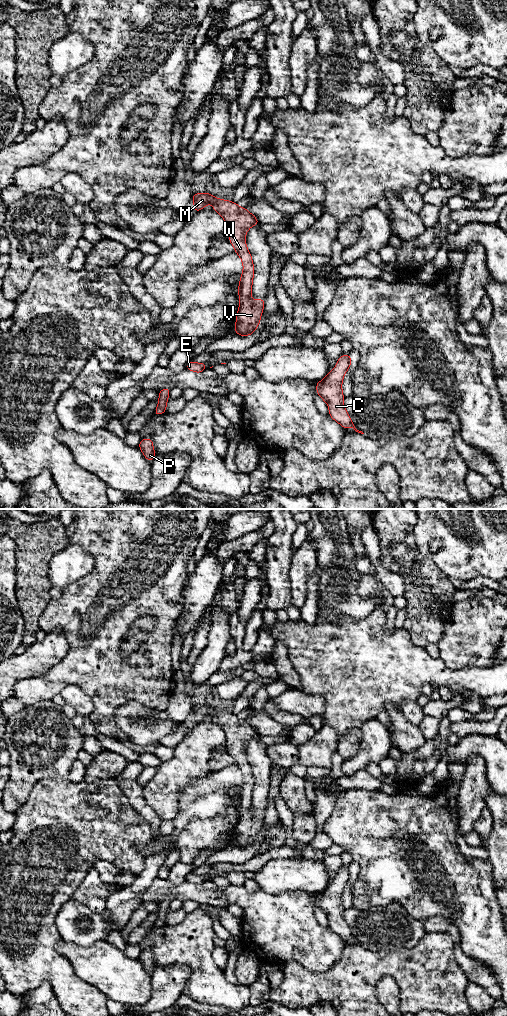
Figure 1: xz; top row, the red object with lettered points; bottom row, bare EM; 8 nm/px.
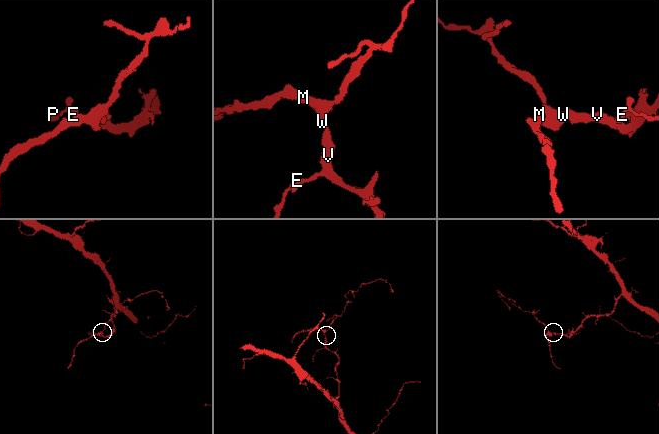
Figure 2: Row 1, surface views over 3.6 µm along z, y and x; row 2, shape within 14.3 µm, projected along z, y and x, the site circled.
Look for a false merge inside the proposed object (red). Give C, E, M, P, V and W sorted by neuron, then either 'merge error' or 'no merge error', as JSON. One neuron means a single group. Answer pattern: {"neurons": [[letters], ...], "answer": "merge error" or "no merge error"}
{"neurons": [["C", "E", "M", "P", "V", "W"]], "answer": "no merge error"}

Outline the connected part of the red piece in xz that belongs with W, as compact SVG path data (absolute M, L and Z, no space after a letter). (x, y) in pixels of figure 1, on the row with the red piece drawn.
M209 193L192 194L192 200L194 201L193 212L200 211L208 203L213 205L213 209L225 220L230 236L229 242L234 246L235 252L243 262L243 273L238 285L240 306L234 331L240 336L249 336L260 324L265 300L251 300L254 265L245 243L245 235L250 227L260 223L246 208L239 207L232 201L215 198Z

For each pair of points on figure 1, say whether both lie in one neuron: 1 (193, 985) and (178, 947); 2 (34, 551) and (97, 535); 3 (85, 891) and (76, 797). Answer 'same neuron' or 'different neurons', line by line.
1: same neuron
2: different neurons
3: different neurons

